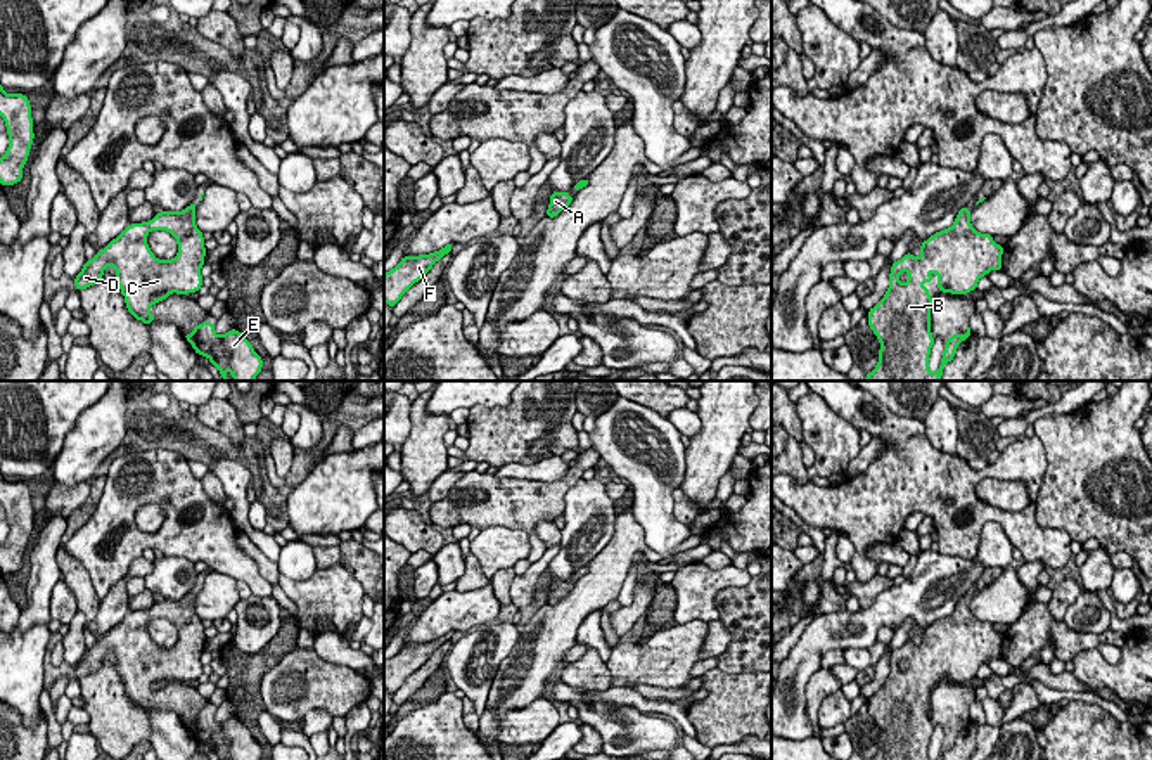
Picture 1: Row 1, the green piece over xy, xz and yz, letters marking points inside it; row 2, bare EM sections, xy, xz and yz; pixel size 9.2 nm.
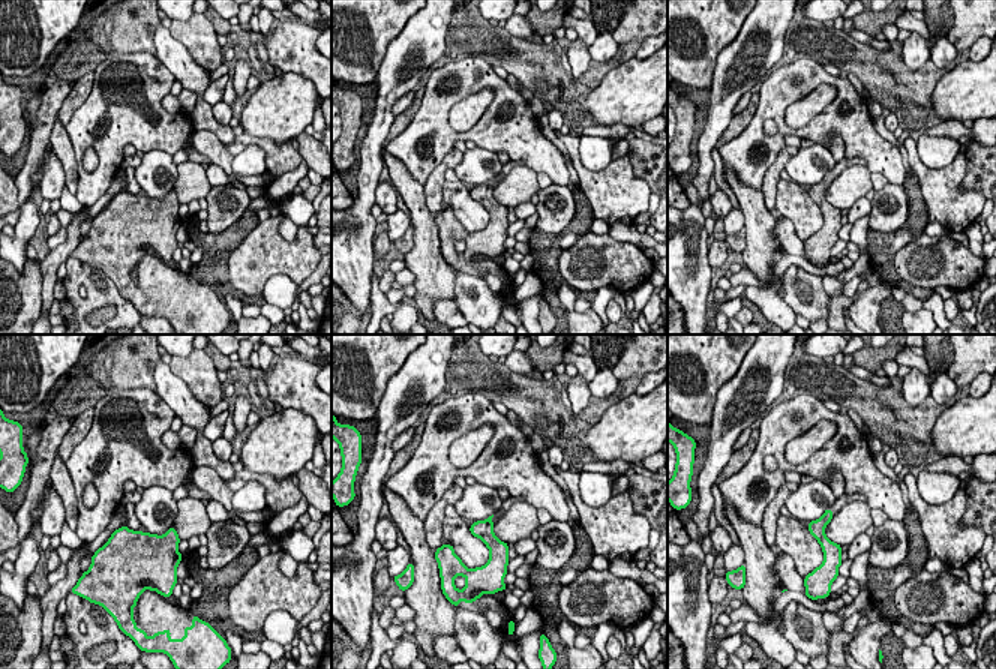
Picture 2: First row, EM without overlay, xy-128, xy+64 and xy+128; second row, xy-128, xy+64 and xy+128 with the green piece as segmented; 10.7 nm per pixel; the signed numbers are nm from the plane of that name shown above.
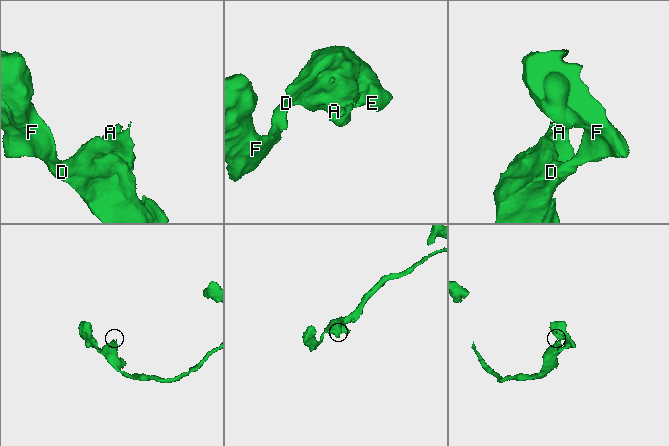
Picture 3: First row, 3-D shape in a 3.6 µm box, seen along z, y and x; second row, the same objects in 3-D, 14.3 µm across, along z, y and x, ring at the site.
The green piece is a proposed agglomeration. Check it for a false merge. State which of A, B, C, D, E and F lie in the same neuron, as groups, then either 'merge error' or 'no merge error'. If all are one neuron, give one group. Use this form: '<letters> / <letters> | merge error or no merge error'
A B C D E F | no merge error

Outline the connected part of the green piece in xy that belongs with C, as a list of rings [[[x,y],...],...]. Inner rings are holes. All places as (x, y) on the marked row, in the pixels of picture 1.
[[[189,204],[178,213],[161,211],[150,222],[130,223],[83,265],[74,279],[76,291],[97,284],[112,265],[128,312],[144,324],[156,320],[150,306],[171,293],[197,293],[208,251],[202,232],[195,227],[195,208],[197,204]],[[152,230],[166,230],[176,239],[178,253],[173,260],[154,256],[147,244],[147,234]]]

